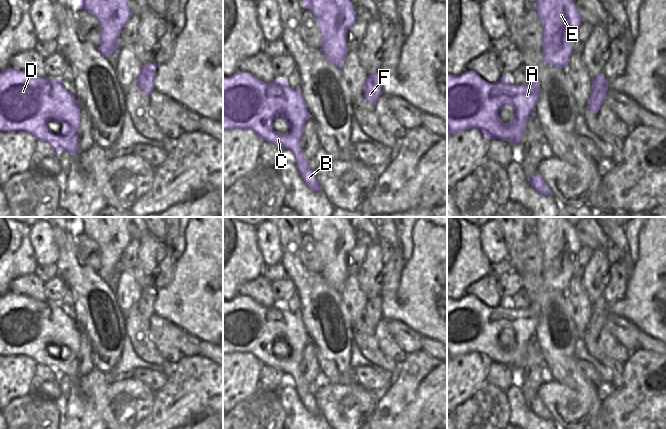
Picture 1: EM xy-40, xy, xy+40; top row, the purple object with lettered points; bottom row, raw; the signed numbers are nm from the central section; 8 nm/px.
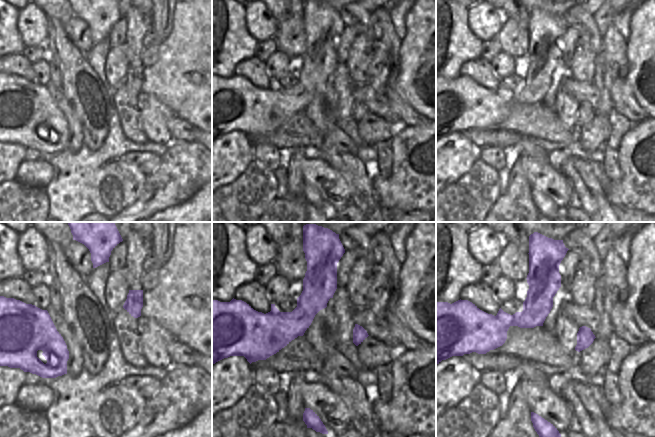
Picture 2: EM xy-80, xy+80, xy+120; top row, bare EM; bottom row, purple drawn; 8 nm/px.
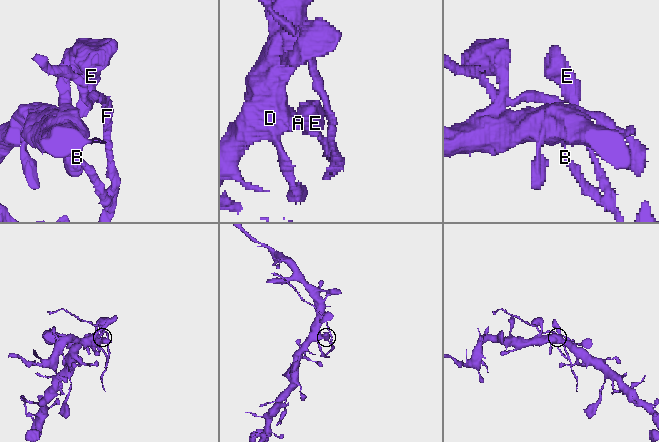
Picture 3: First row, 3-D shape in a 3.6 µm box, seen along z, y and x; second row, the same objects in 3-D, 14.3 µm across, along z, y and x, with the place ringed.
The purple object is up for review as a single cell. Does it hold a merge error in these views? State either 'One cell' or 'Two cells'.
Two cells

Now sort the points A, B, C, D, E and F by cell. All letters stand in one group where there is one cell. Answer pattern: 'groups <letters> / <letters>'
groups A C D E / B F

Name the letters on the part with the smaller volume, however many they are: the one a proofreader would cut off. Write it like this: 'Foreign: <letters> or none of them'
Foreign: B, F

